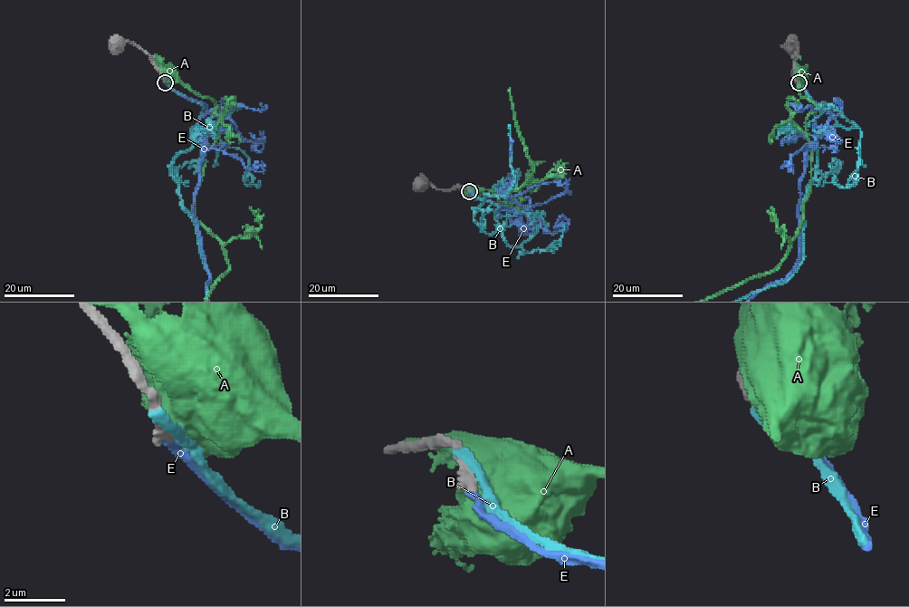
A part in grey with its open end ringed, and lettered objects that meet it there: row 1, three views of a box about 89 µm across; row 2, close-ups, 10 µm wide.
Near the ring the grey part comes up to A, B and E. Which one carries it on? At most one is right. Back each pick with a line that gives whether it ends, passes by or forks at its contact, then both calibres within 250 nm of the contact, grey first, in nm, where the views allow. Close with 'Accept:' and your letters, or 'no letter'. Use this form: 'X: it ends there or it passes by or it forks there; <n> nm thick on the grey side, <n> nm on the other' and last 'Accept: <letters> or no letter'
E: it ends there; 320 nm thick on the grey side, 200 nm on the other
Accept: E

